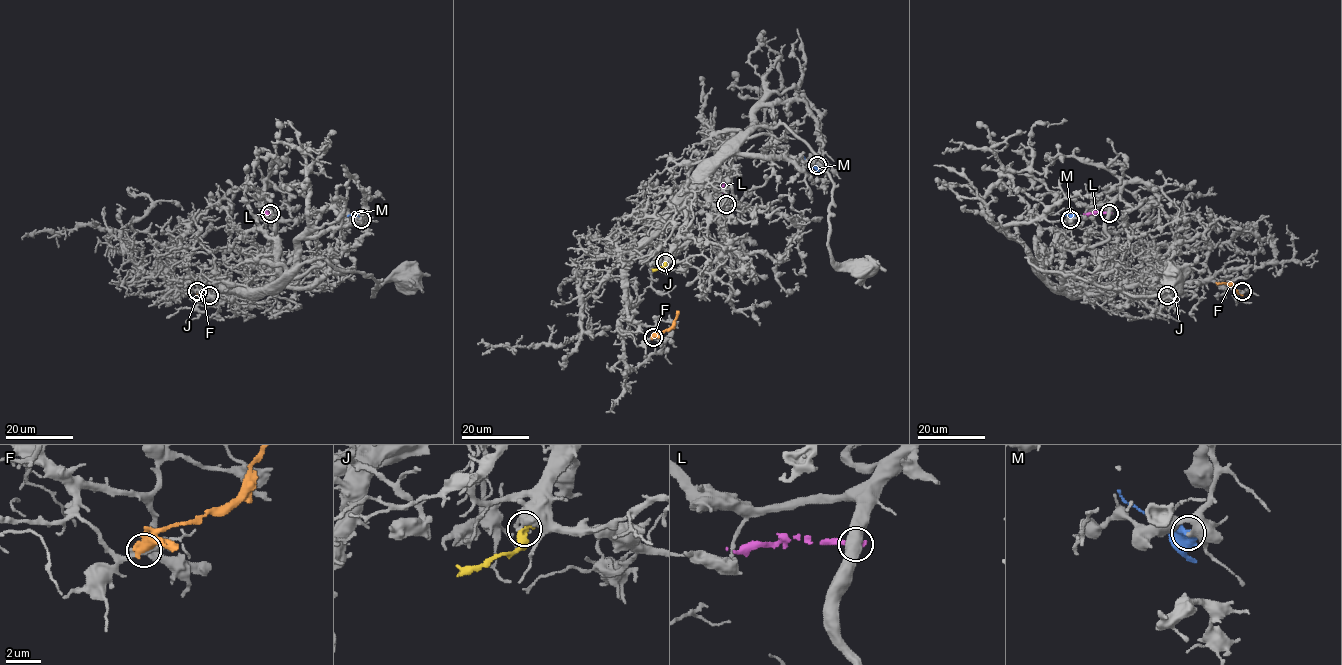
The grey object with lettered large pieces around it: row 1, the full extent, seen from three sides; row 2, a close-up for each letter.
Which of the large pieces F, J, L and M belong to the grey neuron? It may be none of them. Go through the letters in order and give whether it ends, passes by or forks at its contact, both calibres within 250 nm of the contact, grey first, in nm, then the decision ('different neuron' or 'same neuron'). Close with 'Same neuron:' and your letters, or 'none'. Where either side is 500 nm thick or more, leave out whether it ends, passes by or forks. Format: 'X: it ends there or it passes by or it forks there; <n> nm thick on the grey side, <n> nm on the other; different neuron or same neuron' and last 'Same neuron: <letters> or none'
F: 220 nm thick on the grey side, 600 nm on the other; different neuron
J: it ends there; 380 nm thick on the grey side, 480 nm on the other; different neuron
L: 550 nm thick on the grey side, 340 nm on the other; different neuron
M: 380 nm thick on the grey side, 800 nm on the other; same neuron
Same neuron: M

